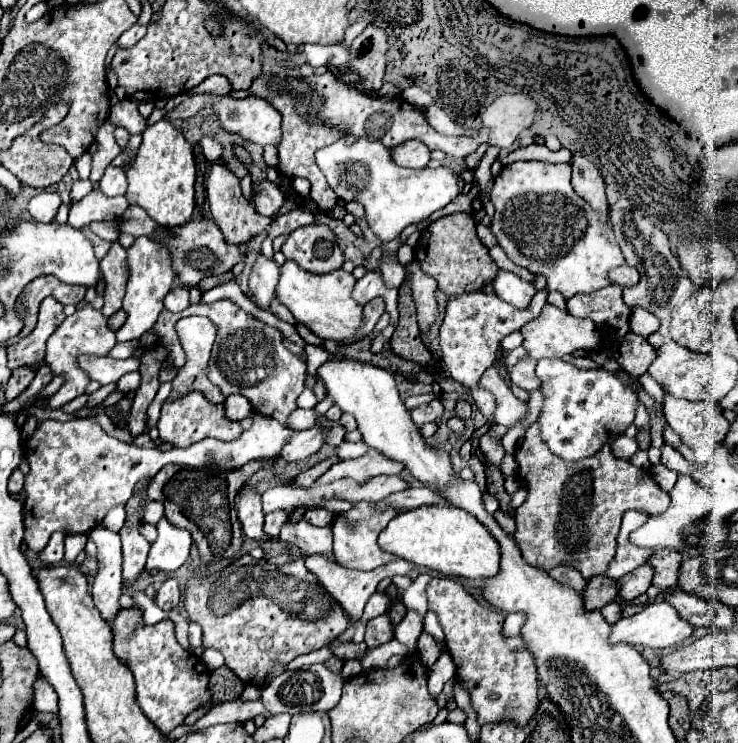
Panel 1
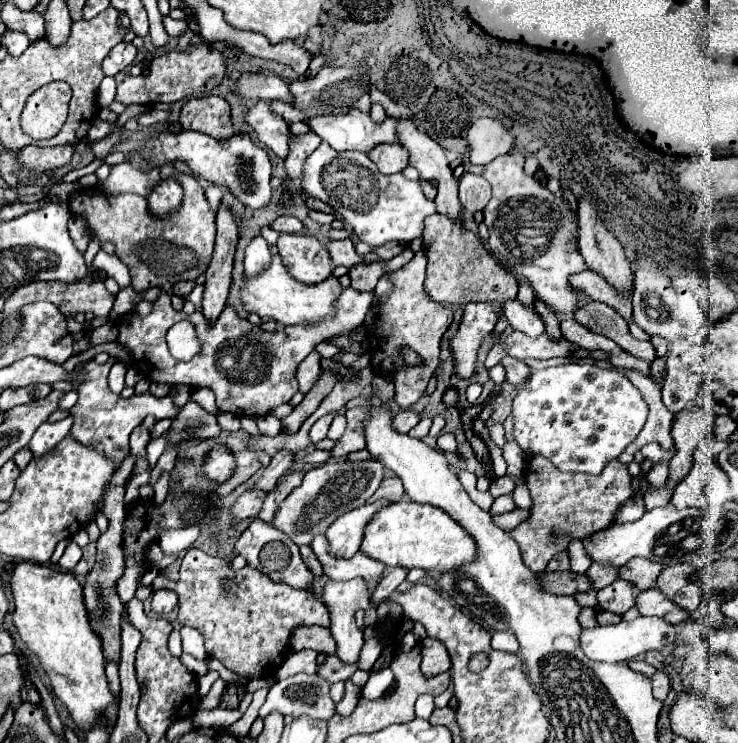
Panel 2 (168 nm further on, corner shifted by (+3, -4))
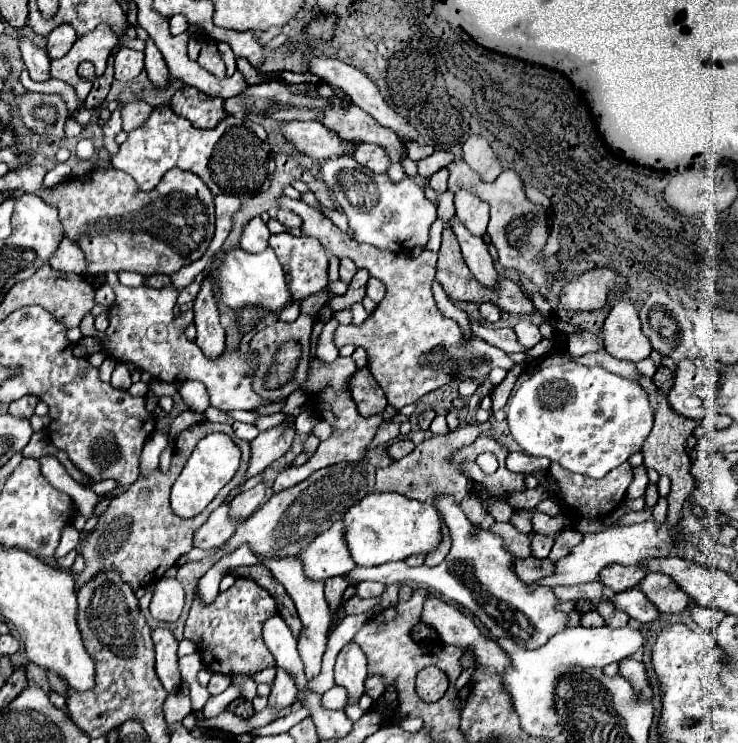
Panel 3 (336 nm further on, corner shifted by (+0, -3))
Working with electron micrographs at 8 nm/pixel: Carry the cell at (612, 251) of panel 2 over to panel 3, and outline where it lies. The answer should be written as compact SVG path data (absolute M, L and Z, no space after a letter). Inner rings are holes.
M624 293L614 297L614 305L604 321L604 347L616 359L640 361L650 355L652 345L640 329L638 309Z

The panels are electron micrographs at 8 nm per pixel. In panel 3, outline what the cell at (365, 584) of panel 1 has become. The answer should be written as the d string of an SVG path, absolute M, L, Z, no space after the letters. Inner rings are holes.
M350 641L338 653L336 659L336 683L348 689L350 703L358 701L364 693L364 679L366 679L366 655L358 643Z

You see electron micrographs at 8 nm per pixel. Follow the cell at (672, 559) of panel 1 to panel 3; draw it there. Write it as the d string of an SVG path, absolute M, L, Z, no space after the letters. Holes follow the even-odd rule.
M612 565L608 569L604 569L600 573L600 581L620 593L620 591L626 591L626 589L634 589L640 585L640 581L644 579L644 575L648 575L648 569L642 567L642 565L634 565L634 567L626 567L626 565Z

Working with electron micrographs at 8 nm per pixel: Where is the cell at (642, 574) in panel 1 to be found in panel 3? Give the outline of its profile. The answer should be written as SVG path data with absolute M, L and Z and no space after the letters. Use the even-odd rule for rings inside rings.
M608 597L598 603L596 611L606 619L606 625L610 625L610 627L622 627L628 623L628 615L622 609L618 609Z

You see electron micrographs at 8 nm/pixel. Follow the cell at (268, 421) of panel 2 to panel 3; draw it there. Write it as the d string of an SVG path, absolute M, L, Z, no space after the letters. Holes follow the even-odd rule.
M234 423L232 425L234 427L234 433L236 433L236 437L242 437L242 439L246 439L246 441L252 441L252 439L256 439L258 437L258 427L256 425L250 425L250 423Z

